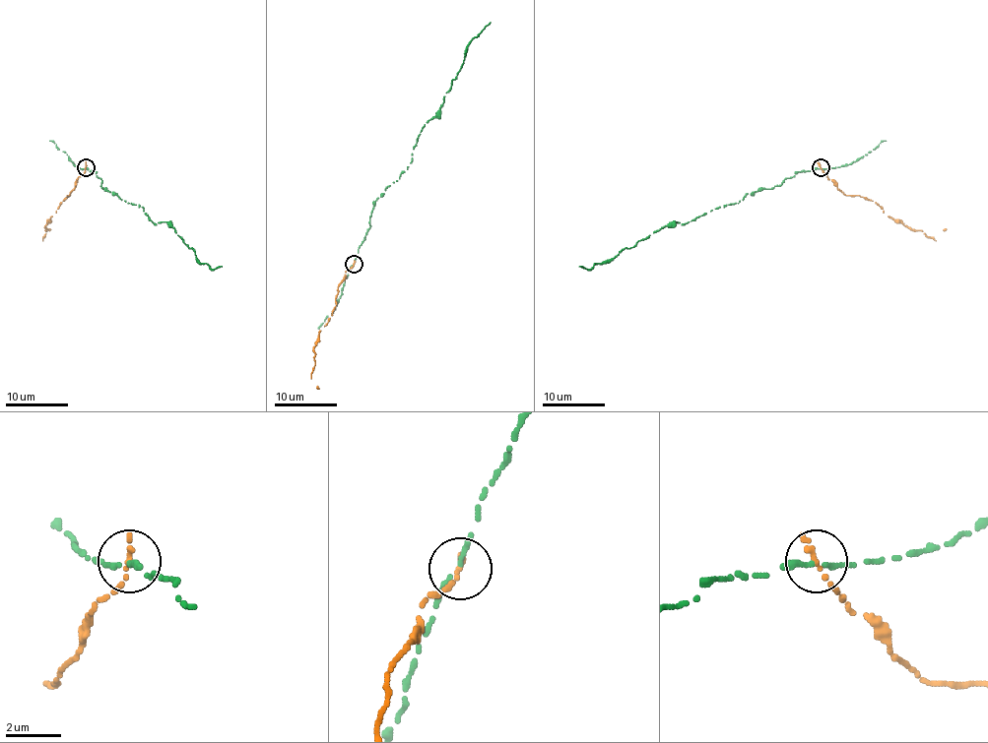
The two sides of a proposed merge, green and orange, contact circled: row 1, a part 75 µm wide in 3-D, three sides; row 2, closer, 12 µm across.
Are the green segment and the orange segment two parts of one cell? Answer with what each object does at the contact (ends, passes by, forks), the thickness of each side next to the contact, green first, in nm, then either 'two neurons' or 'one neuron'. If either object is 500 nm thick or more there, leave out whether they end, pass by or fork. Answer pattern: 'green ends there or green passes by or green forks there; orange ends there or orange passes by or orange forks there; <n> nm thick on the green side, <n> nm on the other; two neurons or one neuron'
green ends there; orange passes by; 220 nm thick on the green side, 140 nm on the other; two neurons

